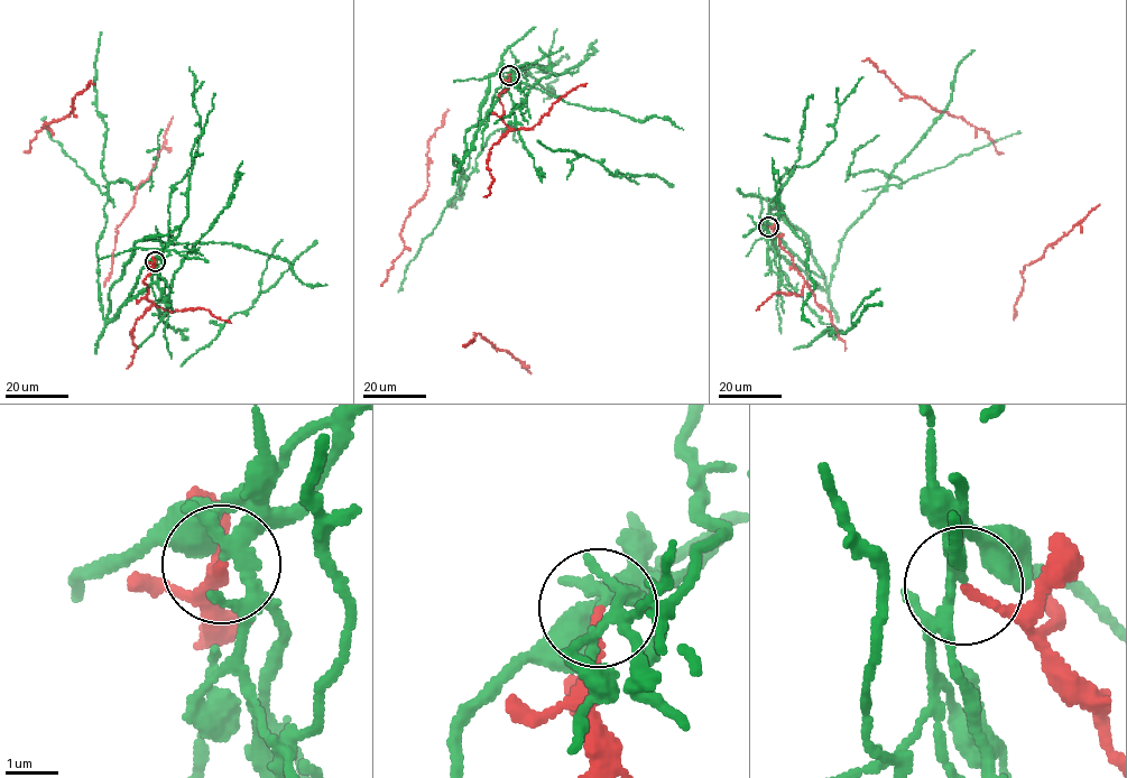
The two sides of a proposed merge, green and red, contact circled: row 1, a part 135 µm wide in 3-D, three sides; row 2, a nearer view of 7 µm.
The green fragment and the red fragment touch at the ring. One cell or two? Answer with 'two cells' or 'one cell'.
two cells

